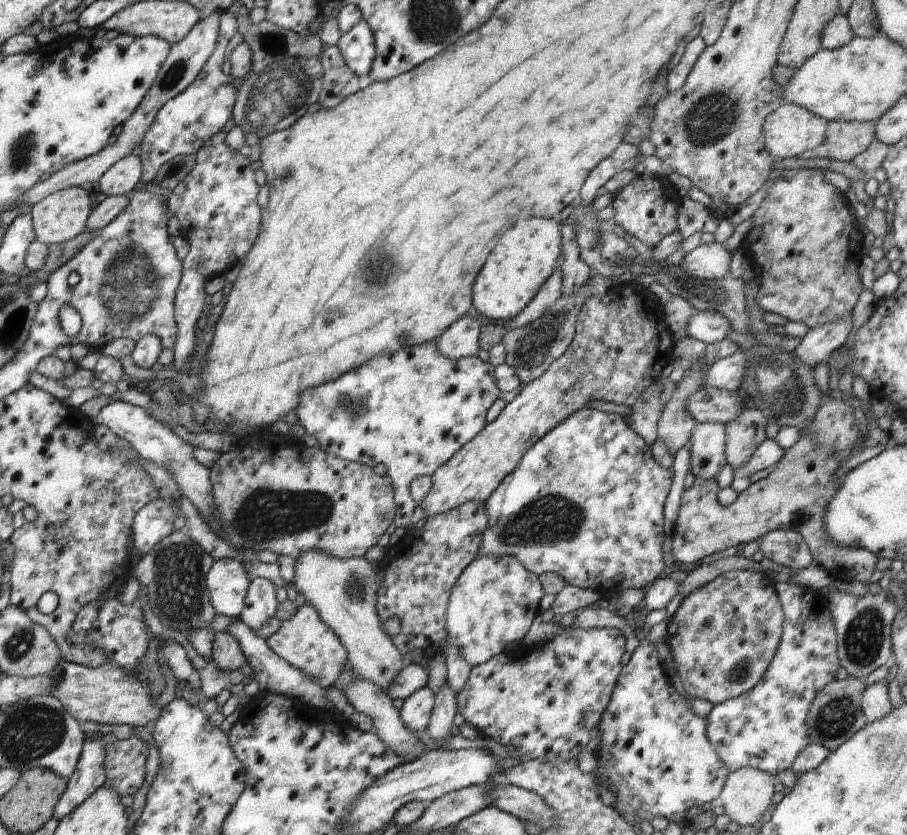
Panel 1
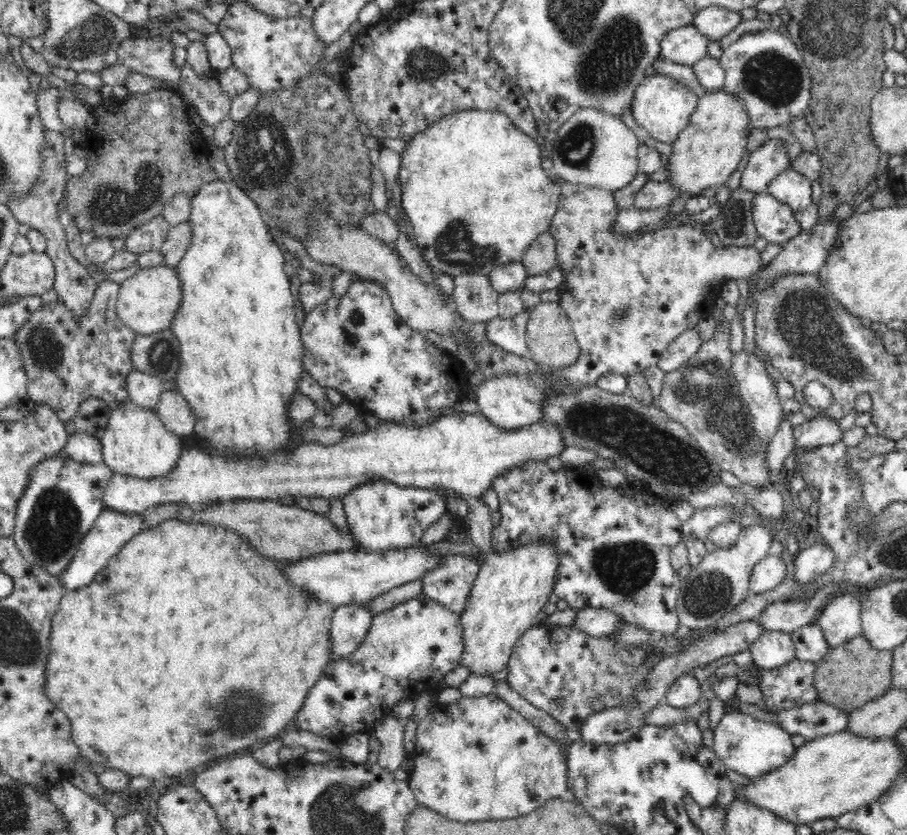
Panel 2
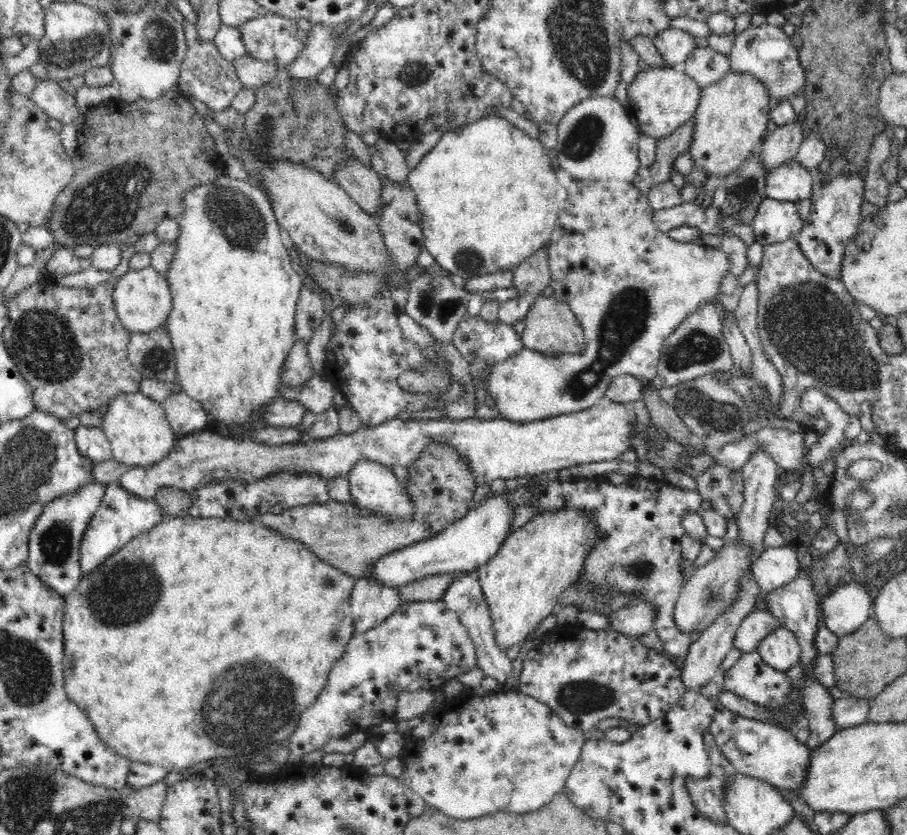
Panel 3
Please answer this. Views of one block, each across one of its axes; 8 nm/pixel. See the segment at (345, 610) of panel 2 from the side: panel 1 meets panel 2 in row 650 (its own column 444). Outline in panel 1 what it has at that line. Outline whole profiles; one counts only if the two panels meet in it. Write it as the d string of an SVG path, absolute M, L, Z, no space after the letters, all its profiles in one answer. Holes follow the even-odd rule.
M471 315L460 317L436 340L436 347L444 356L466 358L477 355L481 324Z

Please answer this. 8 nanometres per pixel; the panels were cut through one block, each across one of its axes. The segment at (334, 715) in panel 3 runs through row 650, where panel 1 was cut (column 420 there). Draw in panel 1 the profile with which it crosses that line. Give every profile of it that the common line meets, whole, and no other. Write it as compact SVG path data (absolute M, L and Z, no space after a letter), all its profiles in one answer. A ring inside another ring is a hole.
M431 340L373 356L362 366L302 392L295 411L299 424L306 433L316 437L324 452L369 467L386 466L394 489L394 524L410 531L412 514L417 506L409 491L410 483L419 476L433 475L440 465L480 434L487 424L486 411L498 397L502 397L502 392L495 381L495 367L477 355L459 359L444 356L436 347L436 340Z

